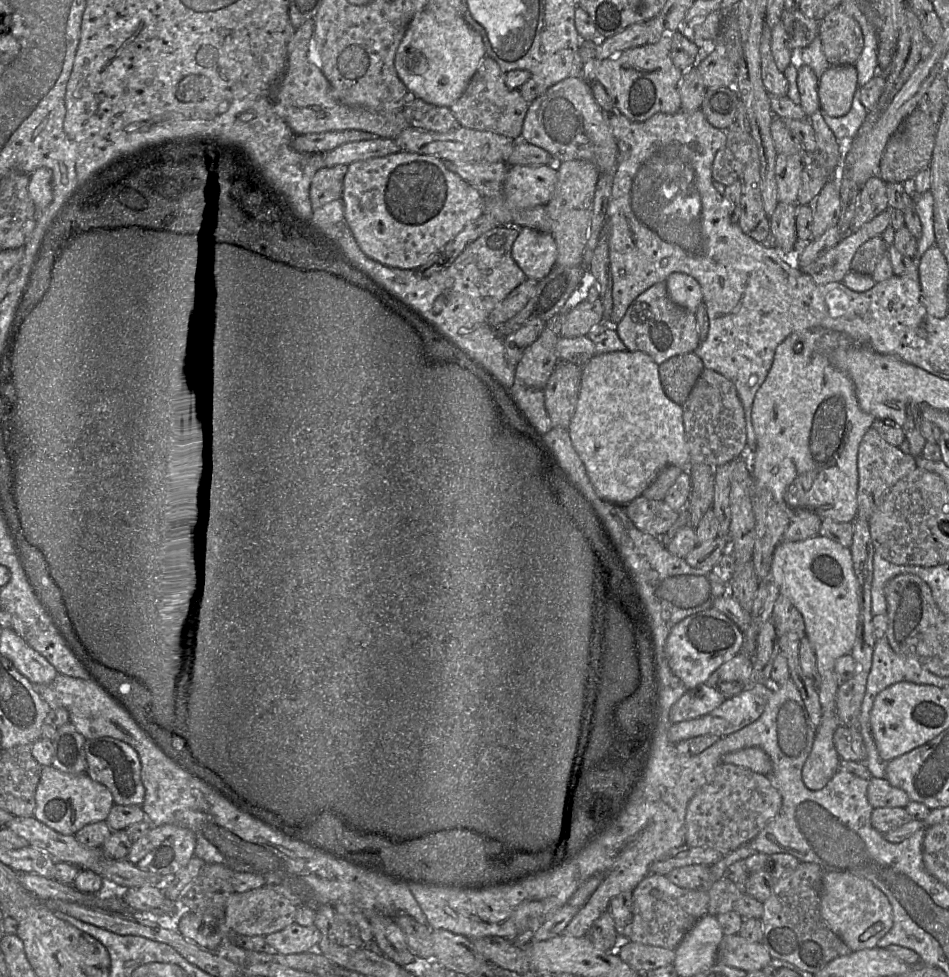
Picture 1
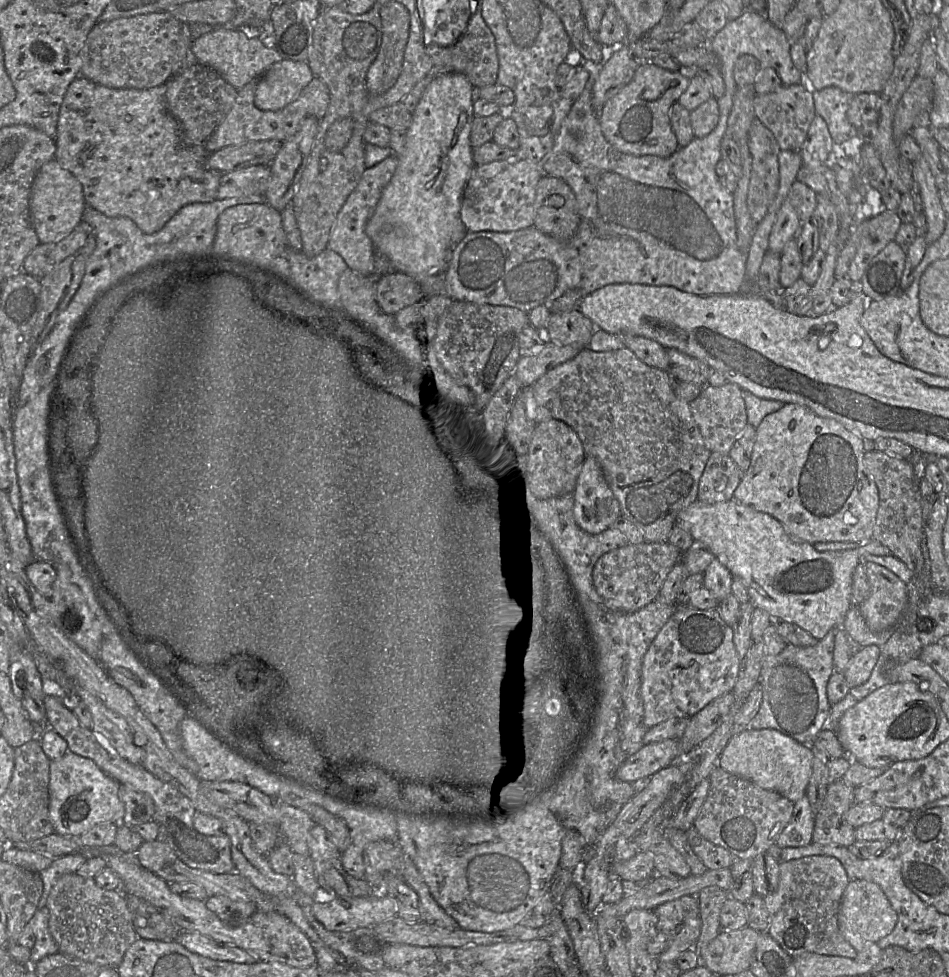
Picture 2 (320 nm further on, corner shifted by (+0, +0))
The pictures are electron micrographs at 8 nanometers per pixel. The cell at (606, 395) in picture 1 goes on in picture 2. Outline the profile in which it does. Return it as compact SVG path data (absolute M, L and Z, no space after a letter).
M585 456L573 491L573 517L583 531L598 534L621 516L618 500L597 460Z

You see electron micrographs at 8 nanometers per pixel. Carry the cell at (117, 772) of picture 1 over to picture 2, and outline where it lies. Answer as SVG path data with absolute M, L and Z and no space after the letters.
M120 784L119 795L125 806L125 814L122 819L123 825L132 827L153 819L155 805L148 794Z

